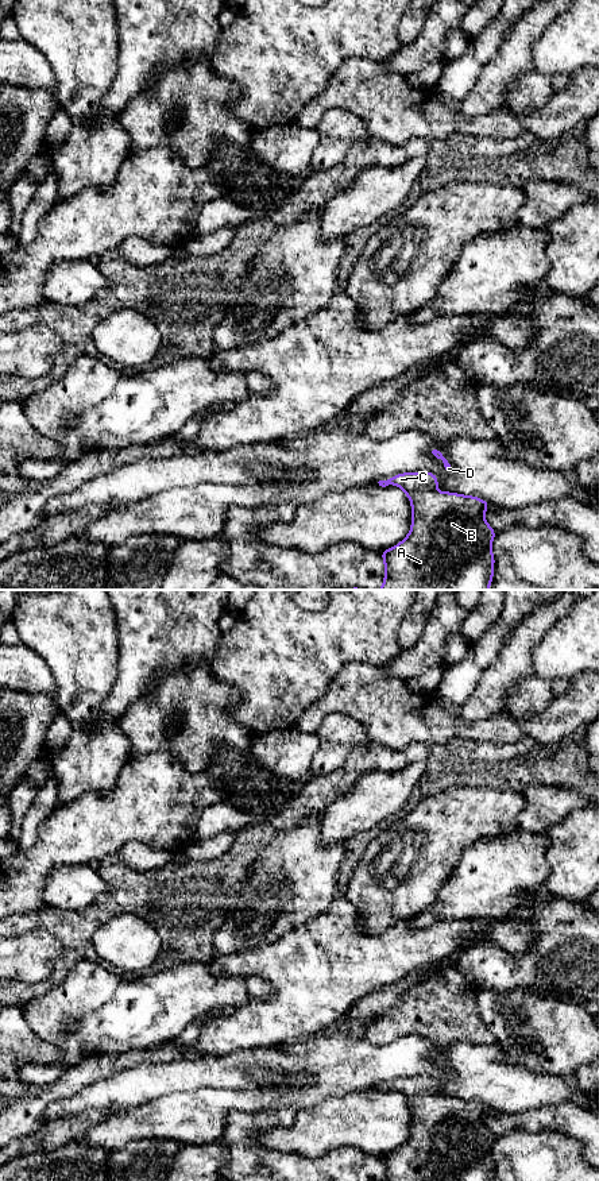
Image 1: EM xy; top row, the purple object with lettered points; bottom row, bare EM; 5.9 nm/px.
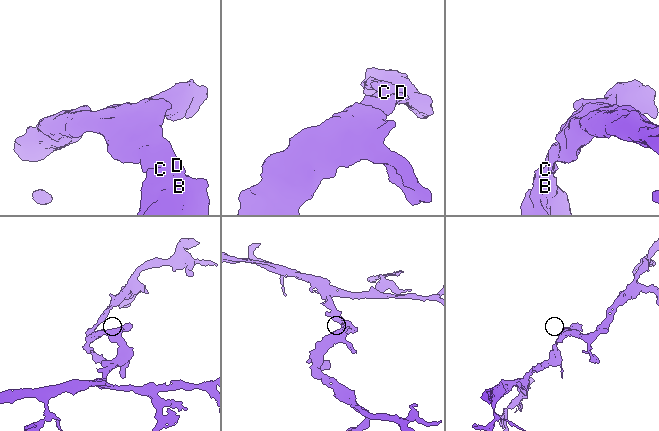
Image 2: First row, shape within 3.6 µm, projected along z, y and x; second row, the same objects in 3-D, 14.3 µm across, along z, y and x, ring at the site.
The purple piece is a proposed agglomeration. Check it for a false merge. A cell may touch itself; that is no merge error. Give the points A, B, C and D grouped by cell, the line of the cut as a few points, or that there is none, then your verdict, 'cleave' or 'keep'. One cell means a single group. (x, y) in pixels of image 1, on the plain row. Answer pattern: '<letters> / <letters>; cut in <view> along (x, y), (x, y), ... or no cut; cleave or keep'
A B C D; no cut; keep

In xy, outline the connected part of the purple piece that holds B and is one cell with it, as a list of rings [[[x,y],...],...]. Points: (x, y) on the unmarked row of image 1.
[[[402,1077],[379,1091],[395,1089],[411,1107],[411,1132],[395,1151],[379,1157],[384,1165],[384,1181],[492,1181],[495,1162],[491,1155],[496,1136],[484,1123],[490,1107],[478,1101],[436,1095],[433,1077]]]

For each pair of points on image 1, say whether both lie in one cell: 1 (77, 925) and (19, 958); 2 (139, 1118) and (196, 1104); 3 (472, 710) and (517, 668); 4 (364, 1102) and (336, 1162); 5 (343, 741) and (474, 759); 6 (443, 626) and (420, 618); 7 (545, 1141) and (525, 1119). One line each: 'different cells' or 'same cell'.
1: different cells
2: same cell
3: same cell
4: different cells
5: different cells
6: different cells
7: different cells

